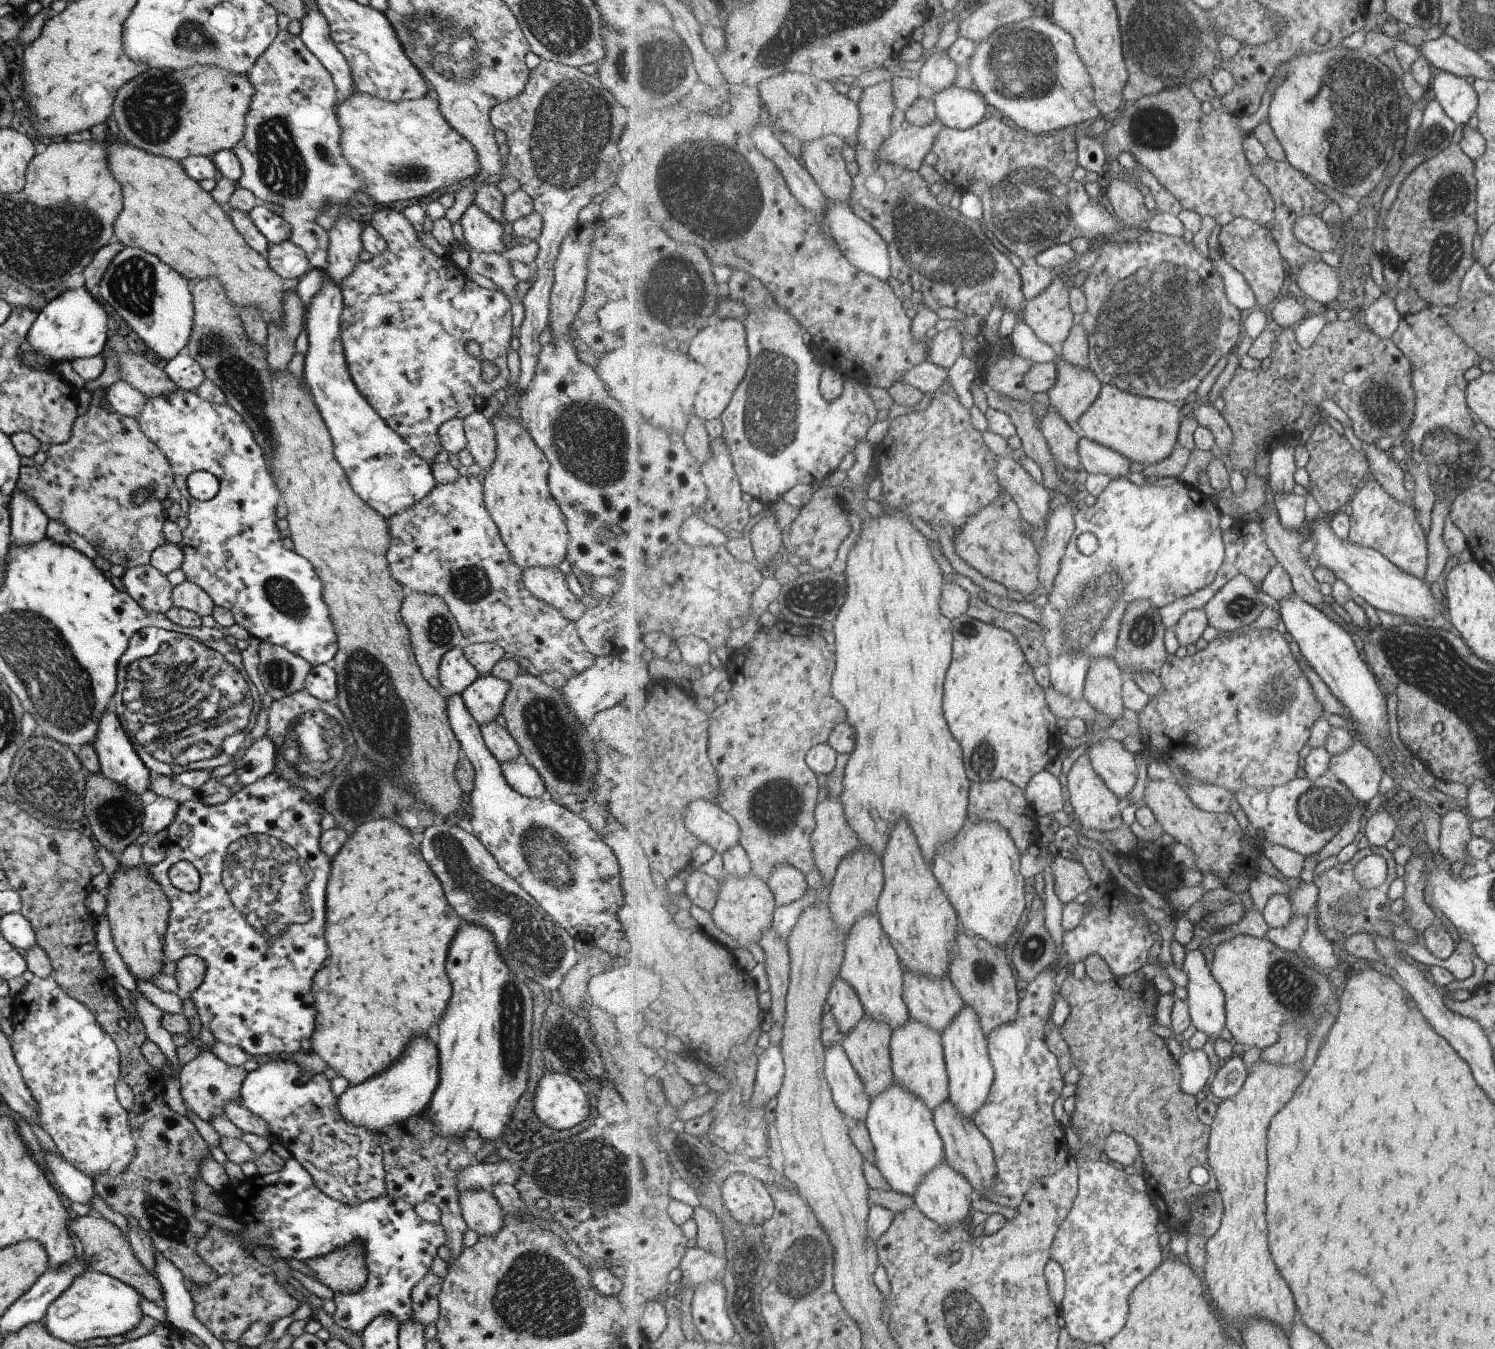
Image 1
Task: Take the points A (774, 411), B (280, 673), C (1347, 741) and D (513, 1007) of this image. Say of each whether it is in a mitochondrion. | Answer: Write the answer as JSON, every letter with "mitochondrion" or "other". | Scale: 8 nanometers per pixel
{"A":"mitochondrion","B":"mitochondrion","C":"other","D":"mitochondrion"}

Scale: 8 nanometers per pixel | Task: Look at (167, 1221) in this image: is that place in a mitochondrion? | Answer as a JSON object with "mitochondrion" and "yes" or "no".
{"mitochondrion":"yes"}

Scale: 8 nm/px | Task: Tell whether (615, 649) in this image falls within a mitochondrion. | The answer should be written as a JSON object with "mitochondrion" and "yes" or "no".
{"mitochondrion":"no"}

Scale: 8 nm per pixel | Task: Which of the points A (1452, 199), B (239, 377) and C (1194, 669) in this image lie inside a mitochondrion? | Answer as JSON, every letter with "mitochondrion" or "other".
{"A":"mitochondrion","B":"mitochondrion","C":"other"}

